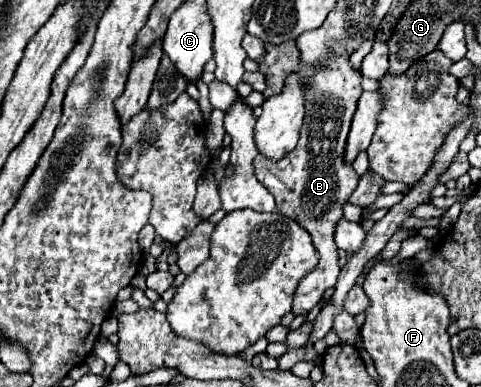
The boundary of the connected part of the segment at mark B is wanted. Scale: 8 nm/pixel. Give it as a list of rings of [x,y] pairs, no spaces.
[[[290,40],[286,44],[266,44],[266,56],[258,60],[260,72],[266,74],[267,88],[264,98],[281,92],[284,80],[290,72],[298,72],[306,76],[306,120],[300,130],[298,146],[286,154],[282,160],[270,160],[266,156],[256,156],[256,178],[262,182],[276,198],[276,208],[280,214],[296,220],[302,228],[308,230],[312,242],[320,254],[318,268],[312,270],[296,288],[294,294],[294,314],[310,312],[324,296],[328,288],[334,288],[336,278],[340,274],[338,266],[338,246],[334,244],[334,228],[338,220],[342,220],[344,204],[350,194],[358,186],[358,174],[350,162],[344,160],[346,140],[350,132],[350,120],[356,110],[356,102],[362,94],[360,72],[354,72],[348,58],[332,58],[328,64],[320,66],[304,66],[300,62],[300,52],[296,42]]]

